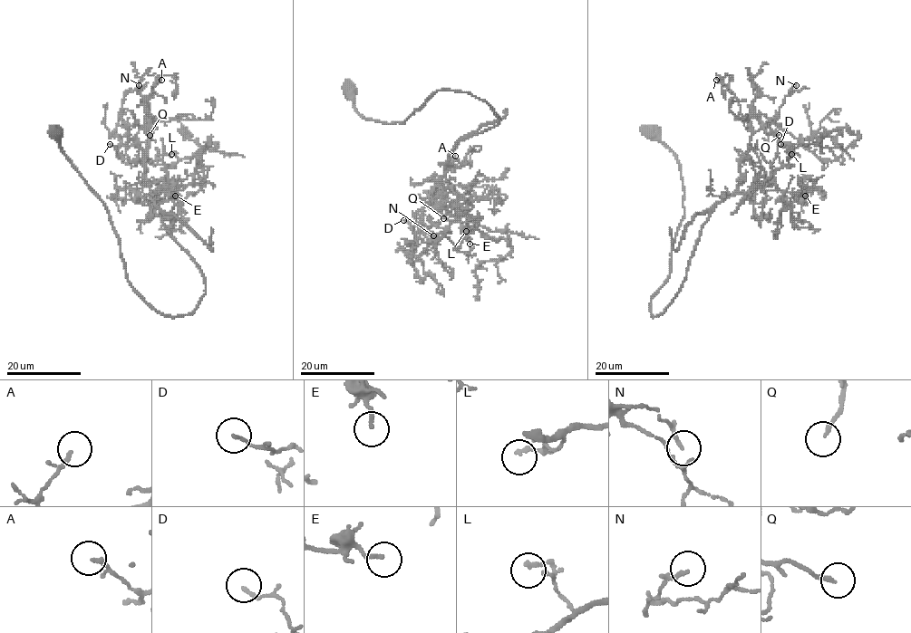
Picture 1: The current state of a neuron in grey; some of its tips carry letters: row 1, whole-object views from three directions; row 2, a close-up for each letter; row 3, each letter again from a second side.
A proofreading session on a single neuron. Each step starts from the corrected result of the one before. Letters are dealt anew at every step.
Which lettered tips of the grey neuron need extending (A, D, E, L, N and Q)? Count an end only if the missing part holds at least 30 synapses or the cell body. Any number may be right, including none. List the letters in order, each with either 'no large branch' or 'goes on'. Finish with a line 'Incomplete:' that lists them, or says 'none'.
A: no large branch
D: no large branch
E: no large branch
L: no large branch
N: no large branch
Q: goes on
Incomplete: Q

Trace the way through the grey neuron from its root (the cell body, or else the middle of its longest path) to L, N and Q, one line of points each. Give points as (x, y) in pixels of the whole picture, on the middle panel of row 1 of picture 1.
L: (352, 91), (362, 116), (387, 123), (444, 89), (491, 108), (499, 123), (446, 165), (466, 231)
N: (352, 91), (381, 122), (403, 123), (444, 89), (499, 117), (457, 144), (445, 197), (416, 212), (433, 235)
Q: (352, 91), (355, 110), (381, 122), (403, 123), (444, 89), (499, 117), (450, 155), (439, 177), (443, 218)

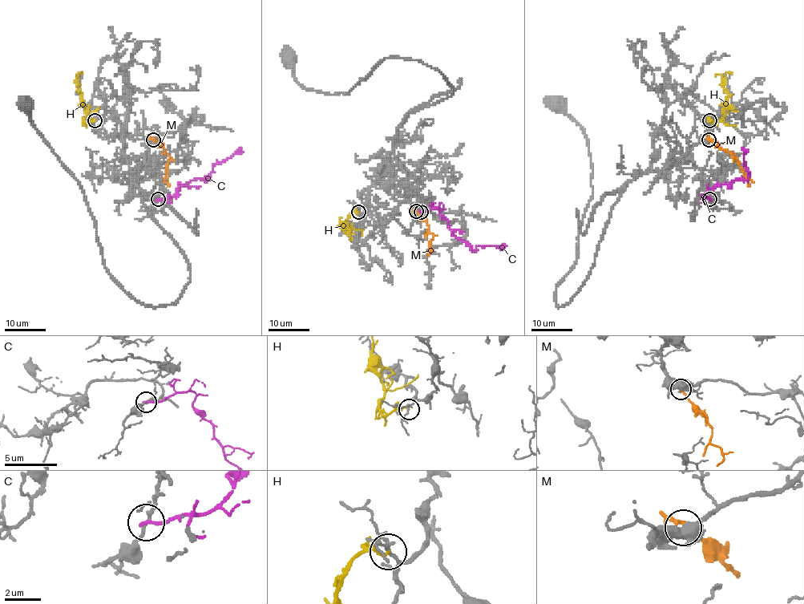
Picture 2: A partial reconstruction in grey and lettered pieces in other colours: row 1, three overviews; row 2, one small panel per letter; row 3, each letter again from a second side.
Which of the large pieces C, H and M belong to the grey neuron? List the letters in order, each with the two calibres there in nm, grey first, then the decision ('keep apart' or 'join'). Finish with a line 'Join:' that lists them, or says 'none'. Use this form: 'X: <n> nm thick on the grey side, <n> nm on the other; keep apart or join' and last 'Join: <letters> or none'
C: 160 nm thick on the grey side, 200 nm on the other; keep apart
H: 150 nm thick on the grey side, 180 nm on the other; keep apart
M: 440 nm thick on the grey side, 200 nm on the other; keep apart
Join: none

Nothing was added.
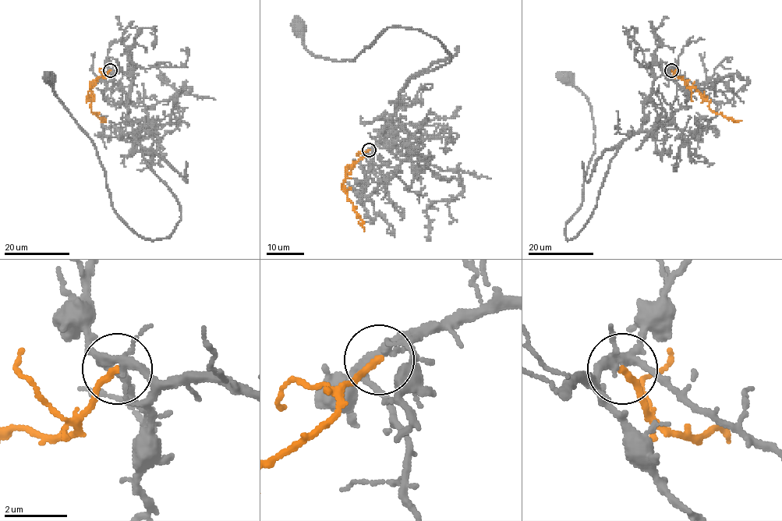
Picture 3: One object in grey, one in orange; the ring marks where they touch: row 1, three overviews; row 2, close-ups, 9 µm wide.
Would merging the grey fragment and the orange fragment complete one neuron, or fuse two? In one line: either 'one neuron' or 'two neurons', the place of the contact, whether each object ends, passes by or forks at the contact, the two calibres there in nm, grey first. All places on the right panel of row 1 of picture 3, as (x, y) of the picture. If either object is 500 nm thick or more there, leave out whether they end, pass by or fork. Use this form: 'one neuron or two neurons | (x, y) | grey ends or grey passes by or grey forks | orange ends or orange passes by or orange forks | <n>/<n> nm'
one neuron | (671, 70) | grey forks | orange ends | 240/200 nm

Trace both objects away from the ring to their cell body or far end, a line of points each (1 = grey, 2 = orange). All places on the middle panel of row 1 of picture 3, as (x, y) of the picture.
1: (369, 149), (396, 133), (406, 83), (451, 54), (397, 26), (334, 61), (300, 27)
2: (369, 149), (352, 166), (345, 168), (347, 178), (344, 182), (347, 197), (362, 221), (365, 230)

